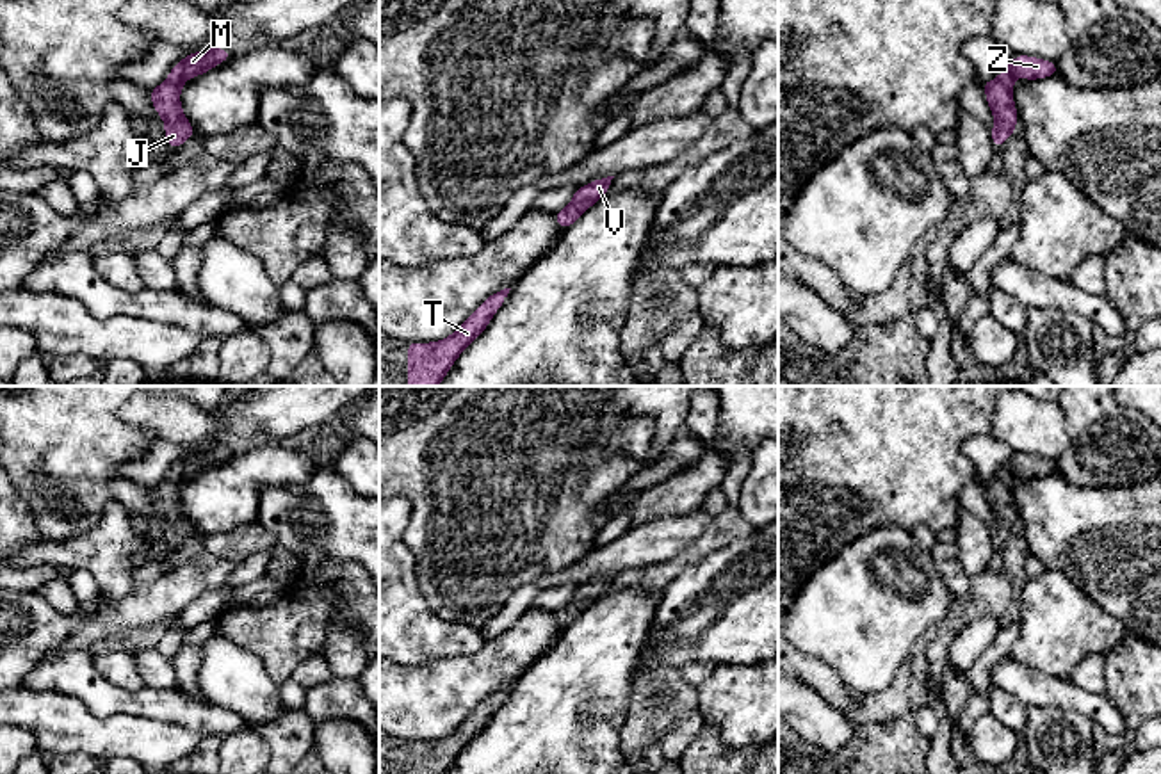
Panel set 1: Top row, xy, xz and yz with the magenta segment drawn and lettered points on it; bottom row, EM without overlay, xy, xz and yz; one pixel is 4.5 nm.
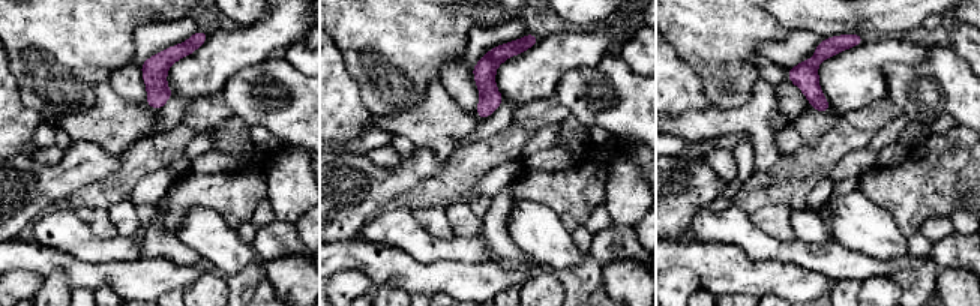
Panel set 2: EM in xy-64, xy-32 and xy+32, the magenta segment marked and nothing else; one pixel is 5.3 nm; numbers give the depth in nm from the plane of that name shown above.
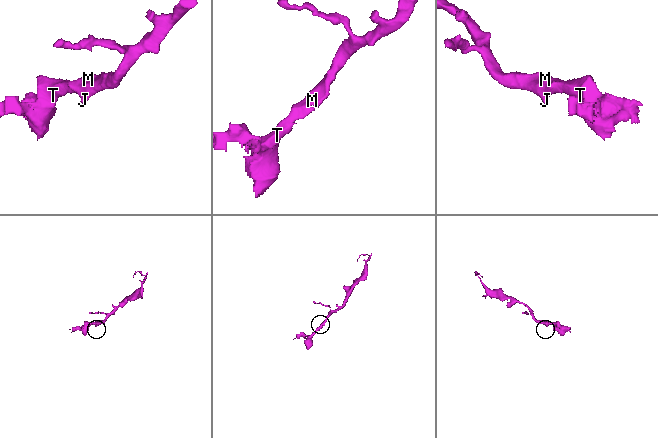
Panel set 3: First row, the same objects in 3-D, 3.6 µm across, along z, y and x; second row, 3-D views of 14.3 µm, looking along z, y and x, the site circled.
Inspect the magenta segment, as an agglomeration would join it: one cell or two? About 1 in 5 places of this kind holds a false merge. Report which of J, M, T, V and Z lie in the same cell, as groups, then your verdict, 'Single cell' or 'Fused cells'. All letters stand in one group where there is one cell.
Groups: J M T V Z. Single cell

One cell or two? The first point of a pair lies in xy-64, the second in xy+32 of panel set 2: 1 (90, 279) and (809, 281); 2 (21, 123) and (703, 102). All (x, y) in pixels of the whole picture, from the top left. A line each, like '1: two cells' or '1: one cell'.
1: one cell
2: one cell

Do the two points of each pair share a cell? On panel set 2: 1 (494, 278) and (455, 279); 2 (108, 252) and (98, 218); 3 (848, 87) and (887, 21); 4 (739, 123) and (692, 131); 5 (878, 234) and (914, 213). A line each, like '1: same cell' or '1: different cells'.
1: same cell
2: different cells
3: different cells
4: same cell
5: different cells

